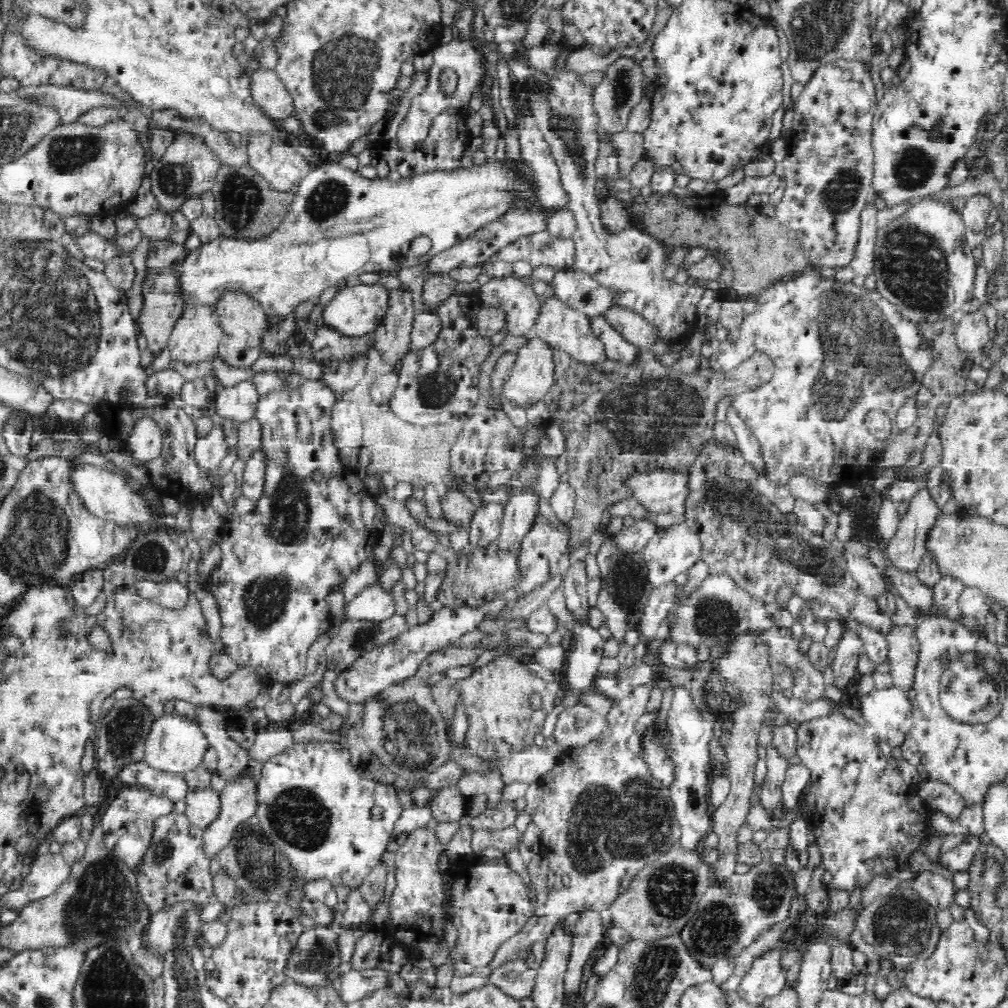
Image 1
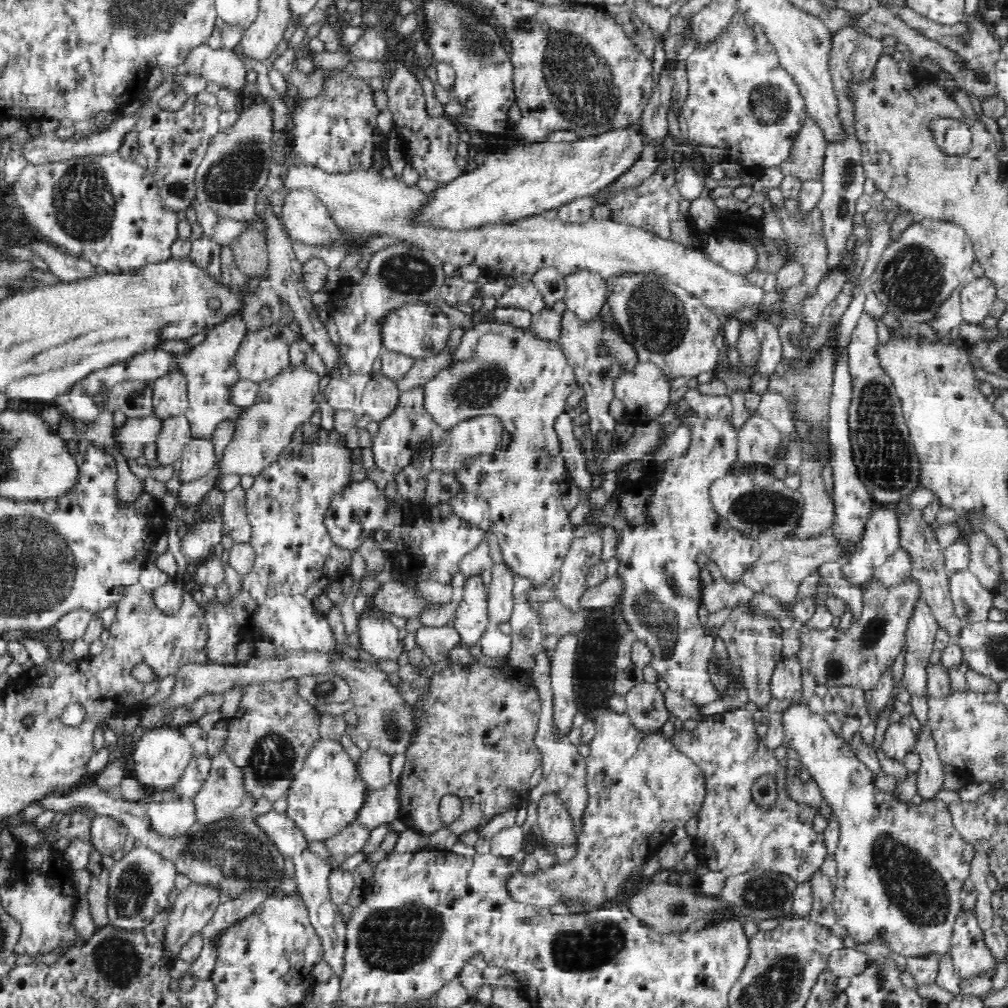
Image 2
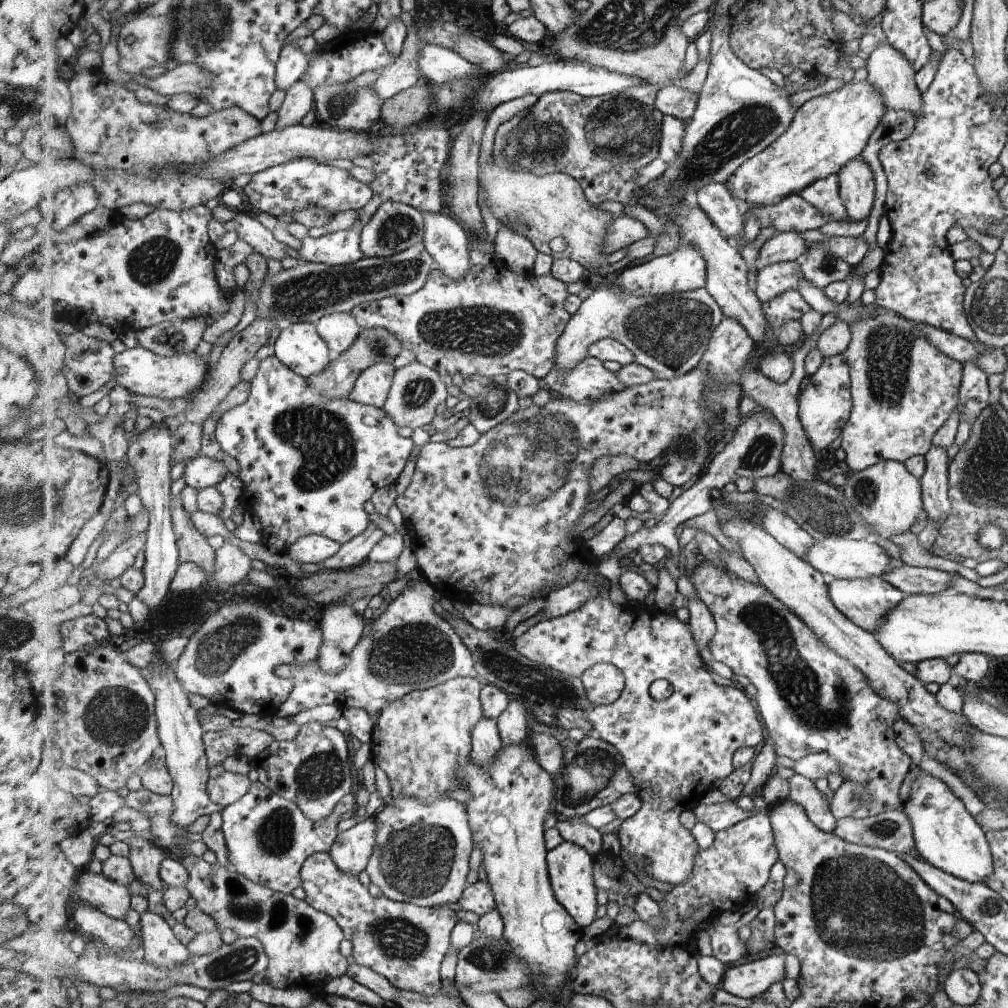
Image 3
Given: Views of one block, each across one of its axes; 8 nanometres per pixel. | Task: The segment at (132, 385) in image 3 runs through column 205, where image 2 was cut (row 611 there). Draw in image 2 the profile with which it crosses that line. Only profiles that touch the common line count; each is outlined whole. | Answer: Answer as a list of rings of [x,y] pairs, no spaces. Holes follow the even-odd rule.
[[[368,607],[359,615],[358,628],[361,649],[376,659],[397,659],[404,652],[404,638],[408,632],[397,628],[387,614]]]

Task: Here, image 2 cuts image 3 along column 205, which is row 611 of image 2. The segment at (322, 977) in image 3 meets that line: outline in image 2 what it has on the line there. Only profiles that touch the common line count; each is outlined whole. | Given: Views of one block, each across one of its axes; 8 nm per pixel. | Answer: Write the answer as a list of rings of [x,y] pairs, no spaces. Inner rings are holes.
[[[912,578],[895,587],[884,587],[876,579],[862,586],[863,610],[858,620],[852,619],[848,632],[842,628],[828,626],[815,628],[813,625],[797,624],[800,631],[800,650],[796,658],[802,668],[808,668],[816,686],[851,686],[872,690],[884,668],[895,660],[906,646],[905,638],[908,618],[912,616],[914,604],[921,596],[920,587]]]

